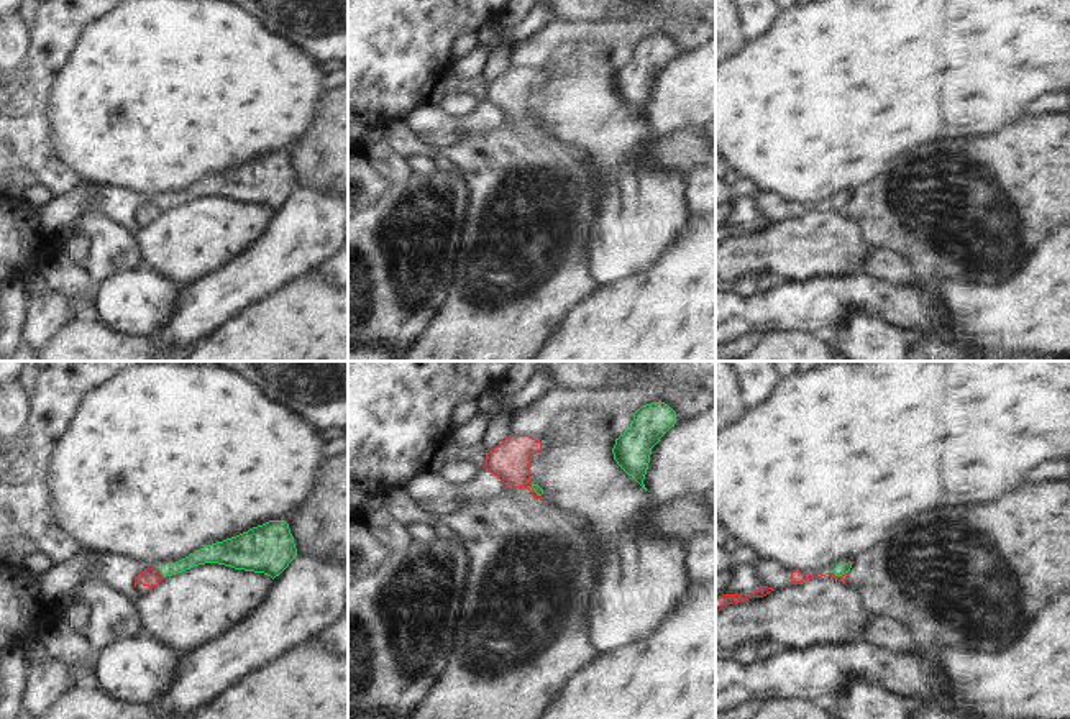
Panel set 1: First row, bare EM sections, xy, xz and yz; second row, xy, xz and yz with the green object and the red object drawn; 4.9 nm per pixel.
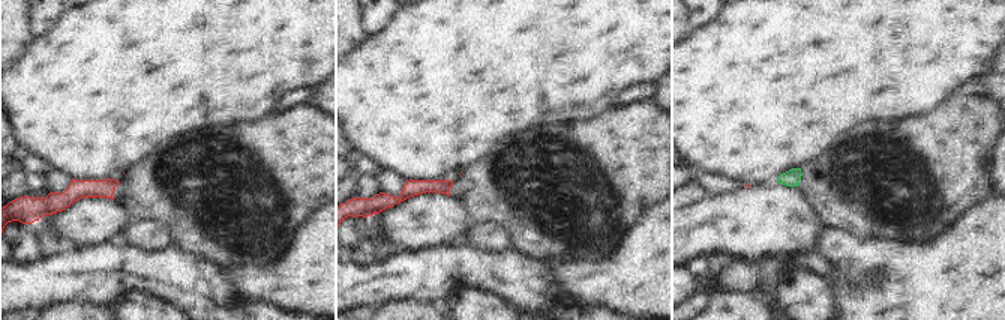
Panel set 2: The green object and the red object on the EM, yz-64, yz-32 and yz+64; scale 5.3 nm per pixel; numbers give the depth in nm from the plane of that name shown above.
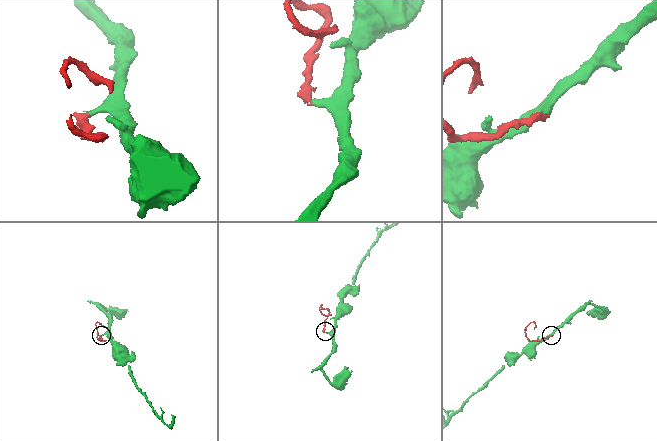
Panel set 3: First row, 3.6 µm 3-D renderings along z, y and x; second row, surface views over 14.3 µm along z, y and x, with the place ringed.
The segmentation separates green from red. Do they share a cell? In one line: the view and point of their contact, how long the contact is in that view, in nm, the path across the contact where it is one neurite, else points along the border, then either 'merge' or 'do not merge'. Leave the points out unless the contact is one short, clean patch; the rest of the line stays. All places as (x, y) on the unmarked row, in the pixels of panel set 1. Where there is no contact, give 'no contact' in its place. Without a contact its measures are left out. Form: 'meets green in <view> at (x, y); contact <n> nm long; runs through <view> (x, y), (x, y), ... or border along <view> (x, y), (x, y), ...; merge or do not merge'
meets green in yz at (841, 207); contact 80 nm long; border along yz (832, 204), (836, 207), (847, 206); do not merge

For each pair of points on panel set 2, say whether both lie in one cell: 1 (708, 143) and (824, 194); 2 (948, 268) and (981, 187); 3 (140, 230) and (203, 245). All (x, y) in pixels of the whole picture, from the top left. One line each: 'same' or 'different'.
1: different
2: different
3: different

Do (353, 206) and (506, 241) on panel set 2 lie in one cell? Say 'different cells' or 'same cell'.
different cells

